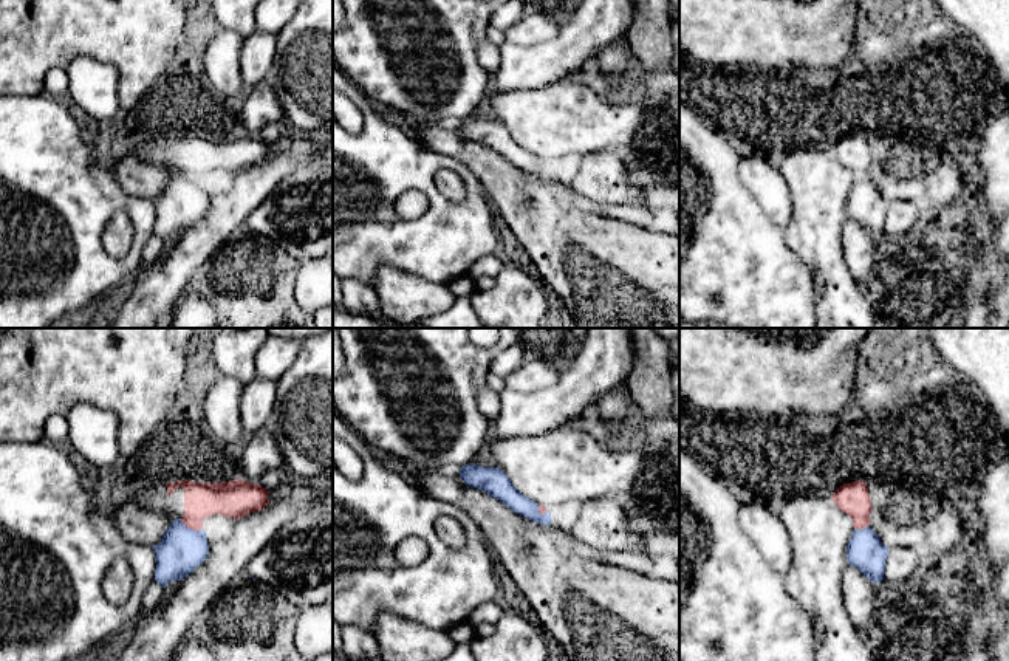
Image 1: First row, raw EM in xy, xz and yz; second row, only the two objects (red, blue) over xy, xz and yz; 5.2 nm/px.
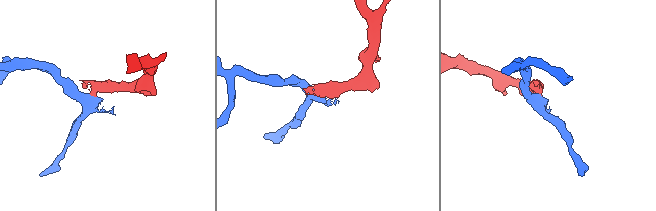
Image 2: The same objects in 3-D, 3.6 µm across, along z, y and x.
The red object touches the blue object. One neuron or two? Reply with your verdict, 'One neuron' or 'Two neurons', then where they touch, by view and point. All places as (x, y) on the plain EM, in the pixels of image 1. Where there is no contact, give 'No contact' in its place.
Two neurons. Touches red at xy (191, 181)

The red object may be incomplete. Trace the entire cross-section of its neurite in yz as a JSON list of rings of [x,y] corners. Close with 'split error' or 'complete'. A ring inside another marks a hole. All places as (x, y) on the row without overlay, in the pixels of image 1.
[[[865,135],[843,136],[836,142],[831,153],[842,166],[853,172],[854,183],[870,180],[871,153]]]; complete

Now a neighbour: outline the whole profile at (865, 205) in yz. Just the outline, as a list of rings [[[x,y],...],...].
[[[873,181],[854,183],[847,200],[847,215],[856,220],[871,235],[884,234],[888,200],[885,200]]]

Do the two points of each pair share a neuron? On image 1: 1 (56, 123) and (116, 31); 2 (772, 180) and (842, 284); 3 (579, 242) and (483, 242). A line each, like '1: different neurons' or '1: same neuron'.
1: different neurons
2: different neurons
3: different neurons

